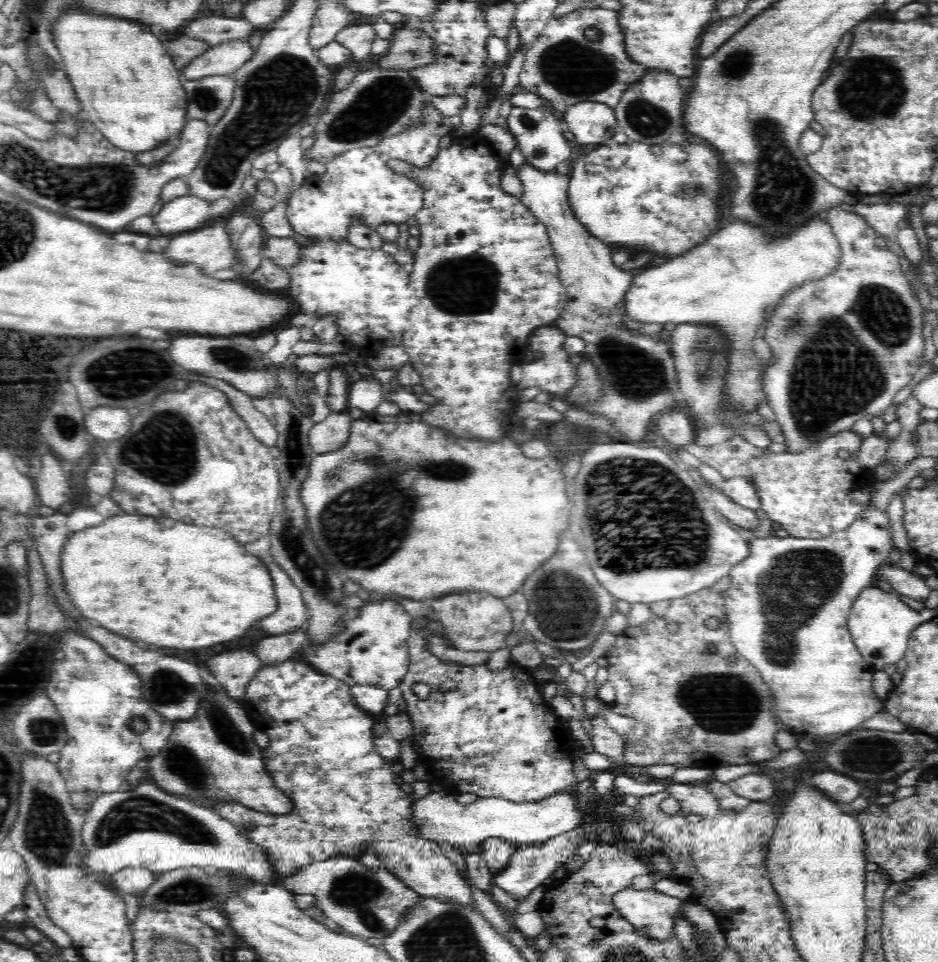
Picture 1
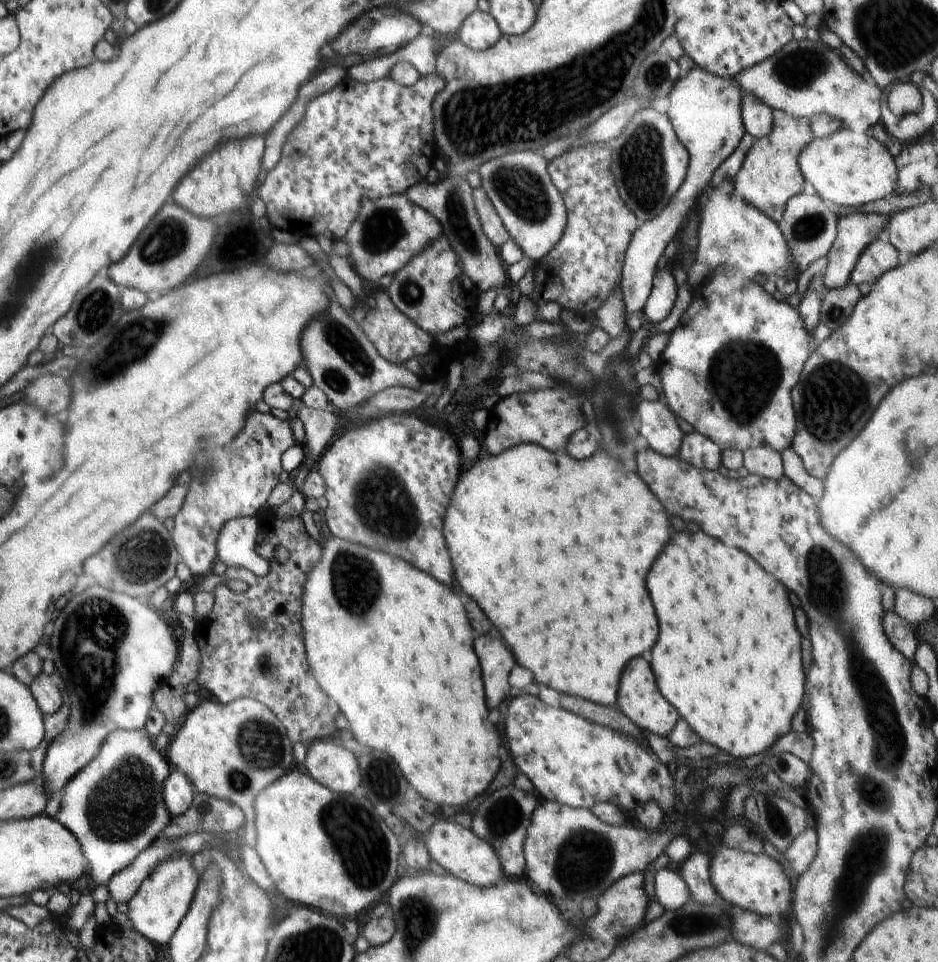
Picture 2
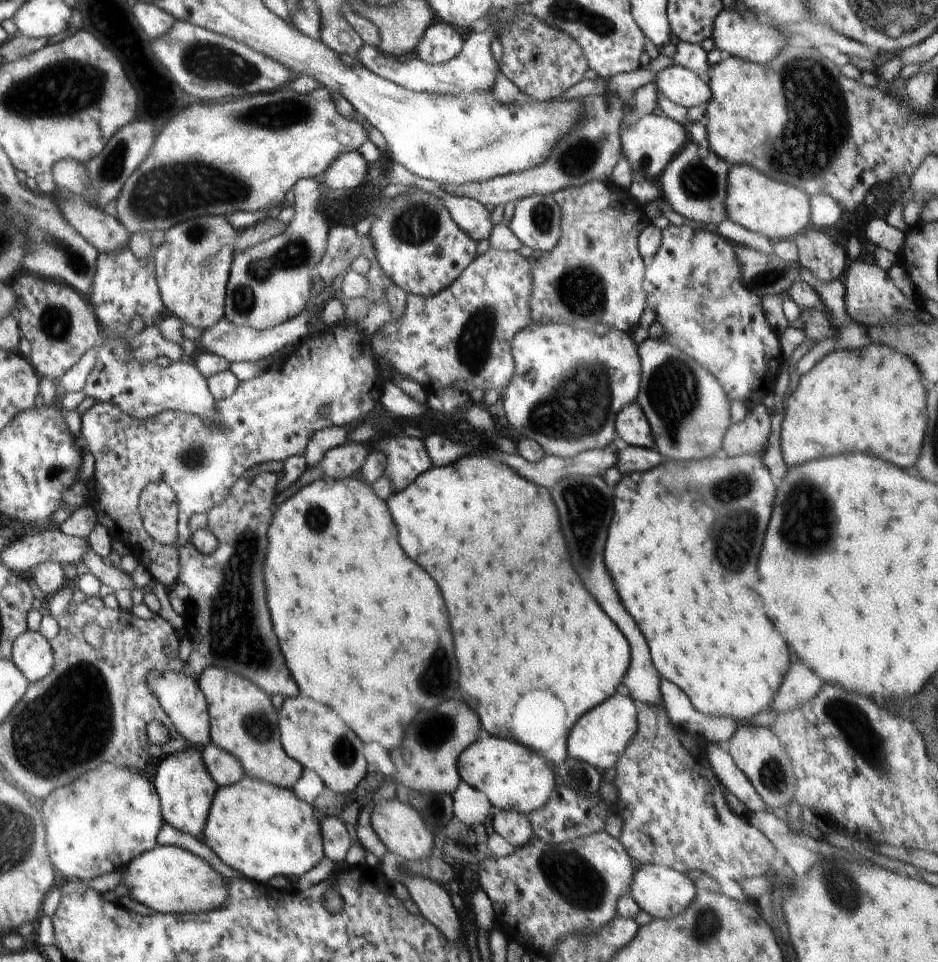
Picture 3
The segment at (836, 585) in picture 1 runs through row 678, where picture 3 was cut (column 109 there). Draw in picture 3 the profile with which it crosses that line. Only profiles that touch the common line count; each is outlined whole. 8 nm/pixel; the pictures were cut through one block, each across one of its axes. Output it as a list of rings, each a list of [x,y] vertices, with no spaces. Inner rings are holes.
[[[103,762],[98,769],[92,769],[92,772],[89,771],[88,773],[85,772],[82,777],[78,777],[70,784],[56,789],[54,794],[52,794],[52,798],[46,798],[44,800],[42,810],[44,810],[44,822],[48,822],[48,832],[46,832],[45,838],[45,842],[48,844],[48,854],[52,854],[51,862],[55,864],[56,870],[59,870],[60,874],[63,874],[66,880],[89,881],[92,878],[96,878],[96,876],[102,876],[102,874],[108,874],[109,872],[126,868],[136,857],[154,849],[158,845],[159,832],[164,824],[159,793],[155,789],[155,785],[150,783],[141,772],[117,767],[115,764],[109,762]]]

